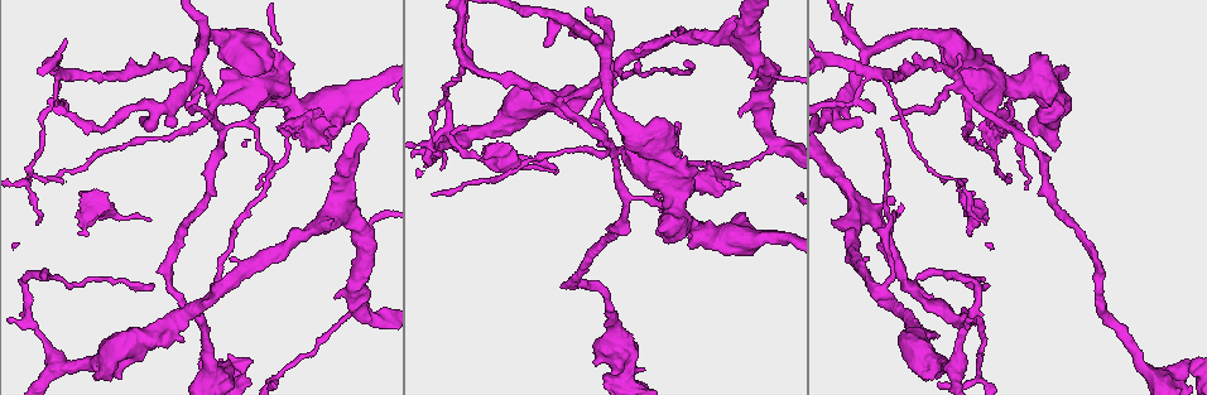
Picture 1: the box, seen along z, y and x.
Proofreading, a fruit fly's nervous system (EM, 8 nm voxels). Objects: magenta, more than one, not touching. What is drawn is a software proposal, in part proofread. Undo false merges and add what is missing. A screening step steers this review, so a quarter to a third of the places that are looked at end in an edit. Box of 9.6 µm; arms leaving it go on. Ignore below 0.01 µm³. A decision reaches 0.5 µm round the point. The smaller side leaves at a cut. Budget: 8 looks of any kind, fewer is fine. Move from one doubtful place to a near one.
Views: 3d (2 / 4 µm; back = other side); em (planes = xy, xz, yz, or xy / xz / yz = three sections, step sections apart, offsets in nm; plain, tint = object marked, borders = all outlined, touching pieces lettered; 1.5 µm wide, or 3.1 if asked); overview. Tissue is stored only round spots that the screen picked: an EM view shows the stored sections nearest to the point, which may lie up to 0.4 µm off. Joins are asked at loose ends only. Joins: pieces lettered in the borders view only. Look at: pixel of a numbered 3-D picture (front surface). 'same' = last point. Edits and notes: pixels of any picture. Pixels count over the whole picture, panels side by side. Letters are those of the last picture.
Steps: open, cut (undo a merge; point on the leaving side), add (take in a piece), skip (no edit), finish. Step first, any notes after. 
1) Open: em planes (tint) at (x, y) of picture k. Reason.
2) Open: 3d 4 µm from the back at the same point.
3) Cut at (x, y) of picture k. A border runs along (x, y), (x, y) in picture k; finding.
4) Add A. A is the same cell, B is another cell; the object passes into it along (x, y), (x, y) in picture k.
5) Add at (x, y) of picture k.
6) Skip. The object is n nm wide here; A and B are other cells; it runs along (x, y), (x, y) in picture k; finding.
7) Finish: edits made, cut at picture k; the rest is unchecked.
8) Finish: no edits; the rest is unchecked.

Open: em yz step 4 (tint) at (555, 173) of picture 1. Branch stops here.

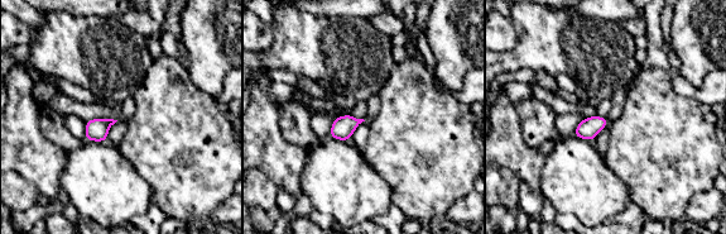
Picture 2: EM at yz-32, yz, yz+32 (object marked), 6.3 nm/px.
Open: em planes (borders) at the same point.

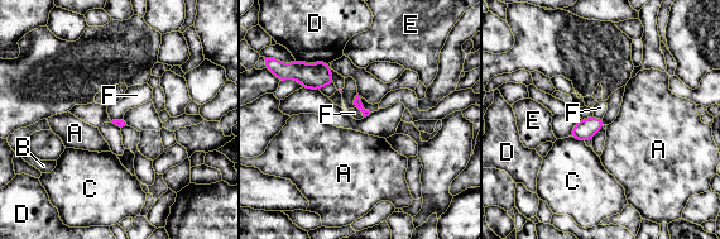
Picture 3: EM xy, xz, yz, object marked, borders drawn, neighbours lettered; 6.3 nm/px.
Skip. A, B, C, D, E and F are other cells; a border runs along (123, 116), (111, 122) in picture 3; no lettered piece goes on from it.

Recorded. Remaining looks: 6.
Open: 3d 4 µm at (55, 100) of picture 1. A narrow waist.

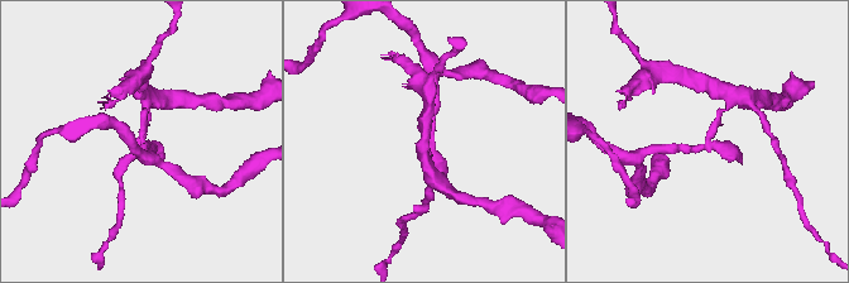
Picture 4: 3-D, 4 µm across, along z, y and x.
Open: em xz step 8 (tint) at (139, 137) of picture 4. Shape alone is not enough.

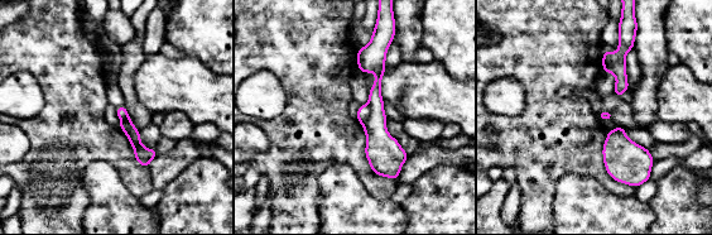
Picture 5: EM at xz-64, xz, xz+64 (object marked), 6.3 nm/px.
Open: em xy step 4 (borders) at the same point.

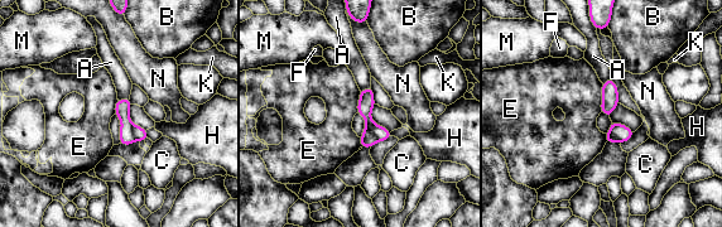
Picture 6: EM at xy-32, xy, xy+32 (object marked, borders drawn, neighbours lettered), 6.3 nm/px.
Cut at (366, 102) of picture 6. The object is 110 nm wide here; A, B, C, E, F, H, K, M and N are other cells; the part that leaves runs along (369, 91), (366, 96), (369, 144) in picture 6; two cells meet here.

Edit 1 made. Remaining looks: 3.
Finish: edits made, cut at picture 6; the rest is unchecked.

